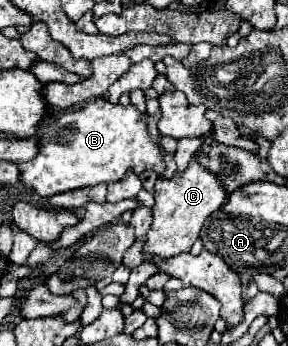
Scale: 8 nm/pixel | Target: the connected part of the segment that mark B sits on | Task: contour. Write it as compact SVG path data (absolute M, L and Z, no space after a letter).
M97 98L97 100L89 102L87 106L83 106L81 110L67 112L57 122L43 126L39 130L39 138L41 138L39 154L31 162L19 162L21 182L25 186L29 186L31 190L35 190L39 196L49 198L59 192L95 186L99 182L109 184L109 182L125 180L129 170L135 174L143 174L145 170L153 170L155 174L163 174L165 172L165 152L159 142L151 140L147 122L149 122L147 112L139 112L133 104L127 104L127 106L111 104L105 98Z

